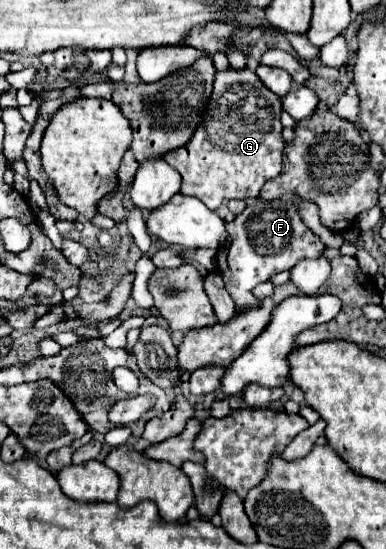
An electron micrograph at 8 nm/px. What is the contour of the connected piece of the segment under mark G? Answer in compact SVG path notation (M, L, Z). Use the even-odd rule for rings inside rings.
M249 69L243 71L225 71L215 75L215 89L209 99L209 109L205 109L203 123L197 127L193 139L181 147L181 151L171 151L165 155L165 161L177 169L183 177L181 193L197 197L209 209L219 209L223 199L245 199L259 197L259 191L267 179L273 179L283 169L283 147L281 137L281 99L273 95L263 83L257 81L257 75Z

